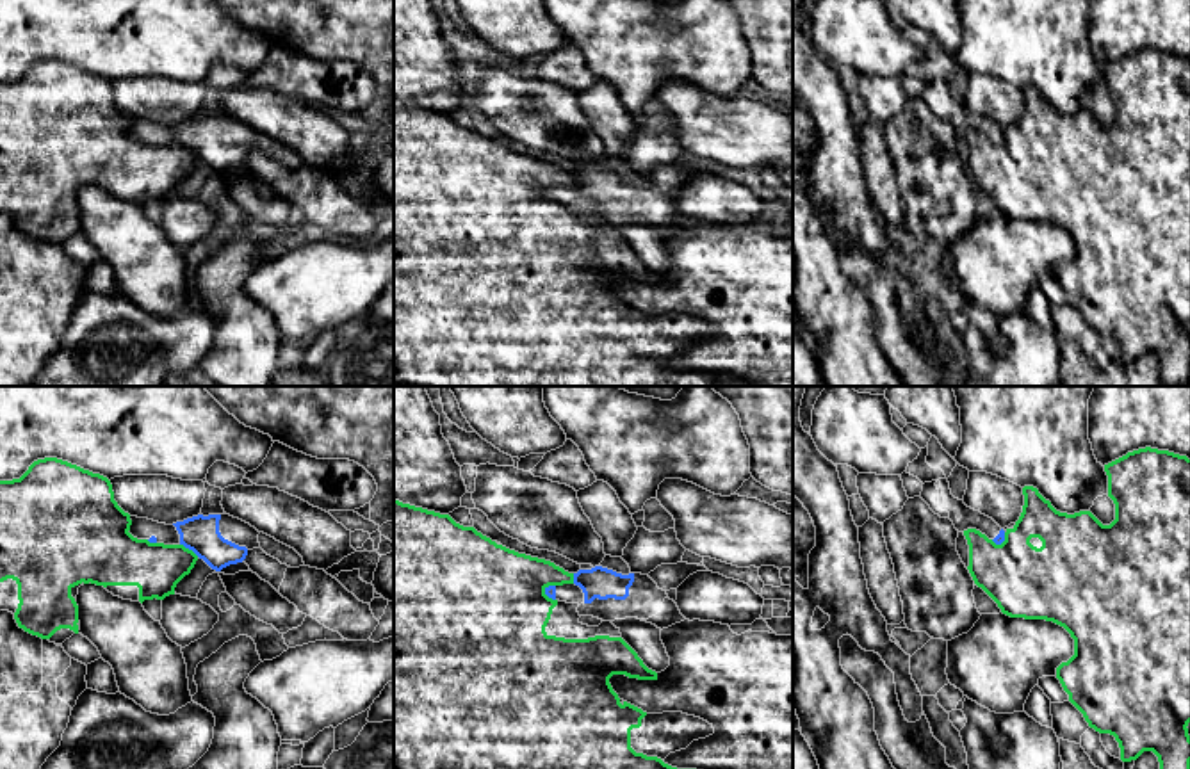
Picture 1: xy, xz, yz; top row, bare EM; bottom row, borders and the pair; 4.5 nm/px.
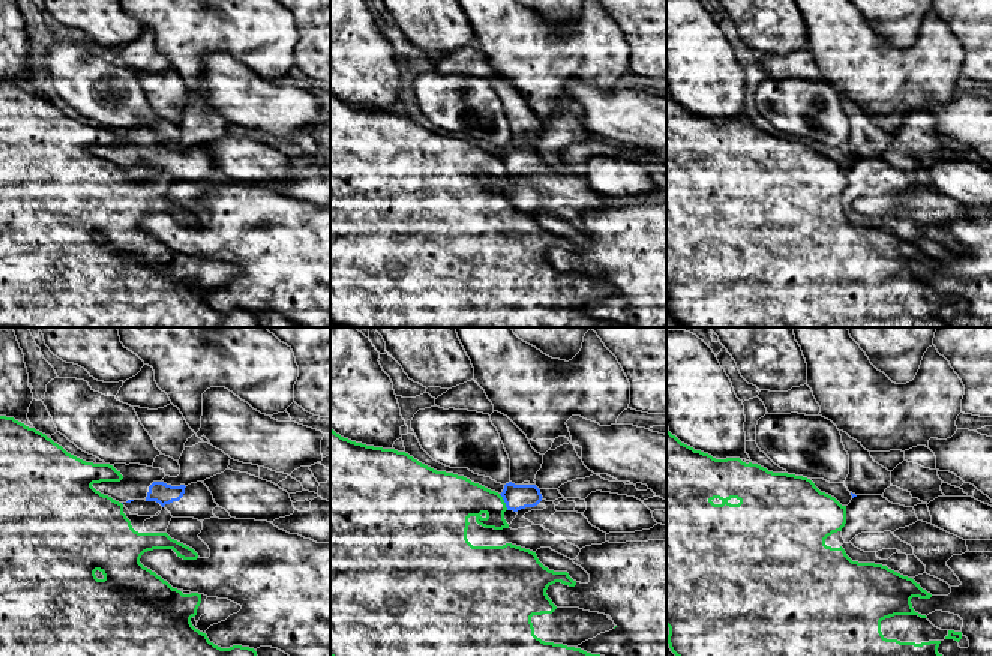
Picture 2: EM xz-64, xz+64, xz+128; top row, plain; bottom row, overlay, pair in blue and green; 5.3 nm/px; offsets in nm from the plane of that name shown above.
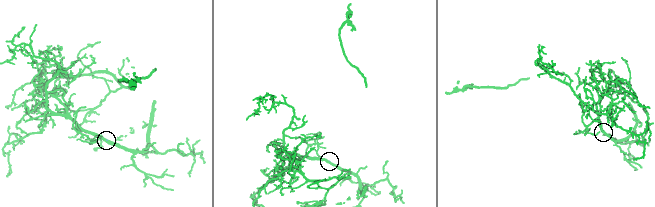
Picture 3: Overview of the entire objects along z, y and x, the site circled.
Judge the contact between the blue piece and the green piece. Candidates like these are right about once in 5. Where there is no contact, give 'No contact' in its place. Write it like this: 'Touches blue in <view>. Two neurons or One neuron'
Touches blue in xy. Two neurons

